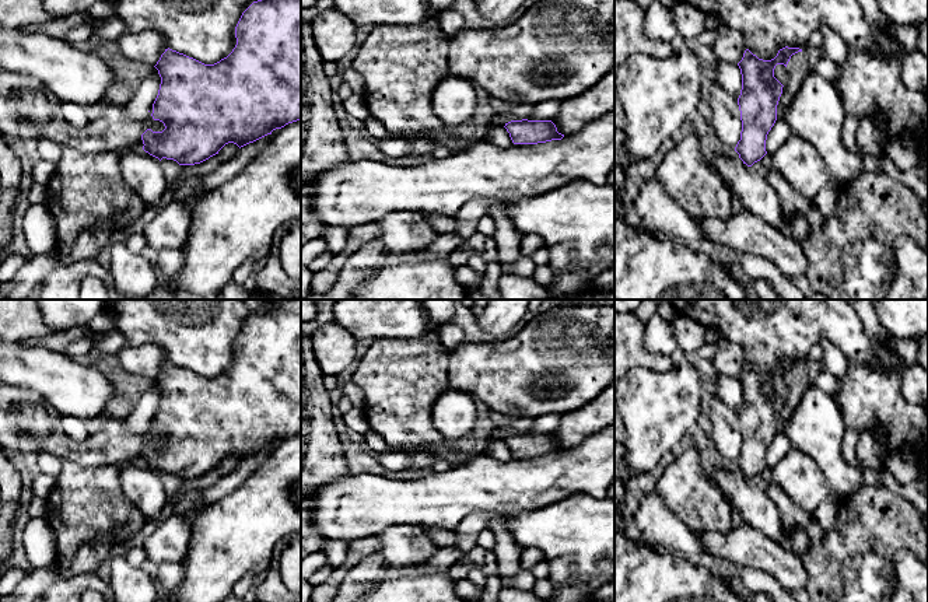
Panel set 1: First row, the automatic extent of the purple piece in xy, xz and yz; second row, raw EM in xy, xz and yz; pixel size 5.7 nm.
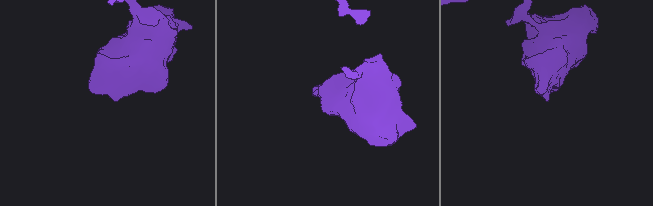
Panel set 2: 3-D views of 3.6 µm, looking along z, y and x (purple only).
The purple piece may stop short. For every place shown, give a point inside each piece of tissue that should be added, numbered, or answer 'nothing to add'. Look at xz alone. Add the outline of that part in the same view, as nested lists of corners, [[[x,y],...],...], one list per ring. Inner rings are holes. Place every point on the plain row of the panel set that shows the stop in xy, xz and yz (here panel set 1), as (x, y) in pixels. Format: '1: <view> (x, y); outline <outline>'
nothing to add

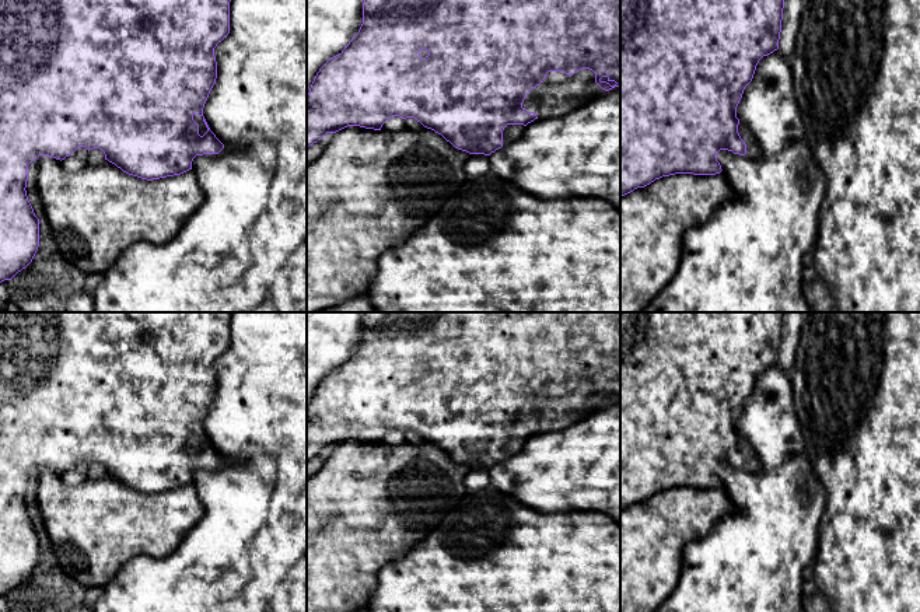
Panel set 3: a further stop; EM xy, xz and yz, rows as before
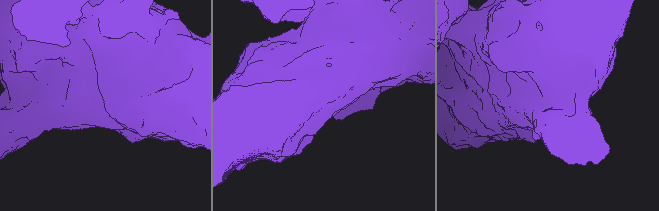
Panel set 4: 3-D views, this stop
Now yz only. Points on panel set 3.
1: yz (752, 461); outline [[[739,434],[738,447],[746,458],[746,468],[745,469],[748,472],[760,472],[762,464],[760,464],[756,452],[752,450],[751,444],[748,443],[748,440],[742,434]]]

